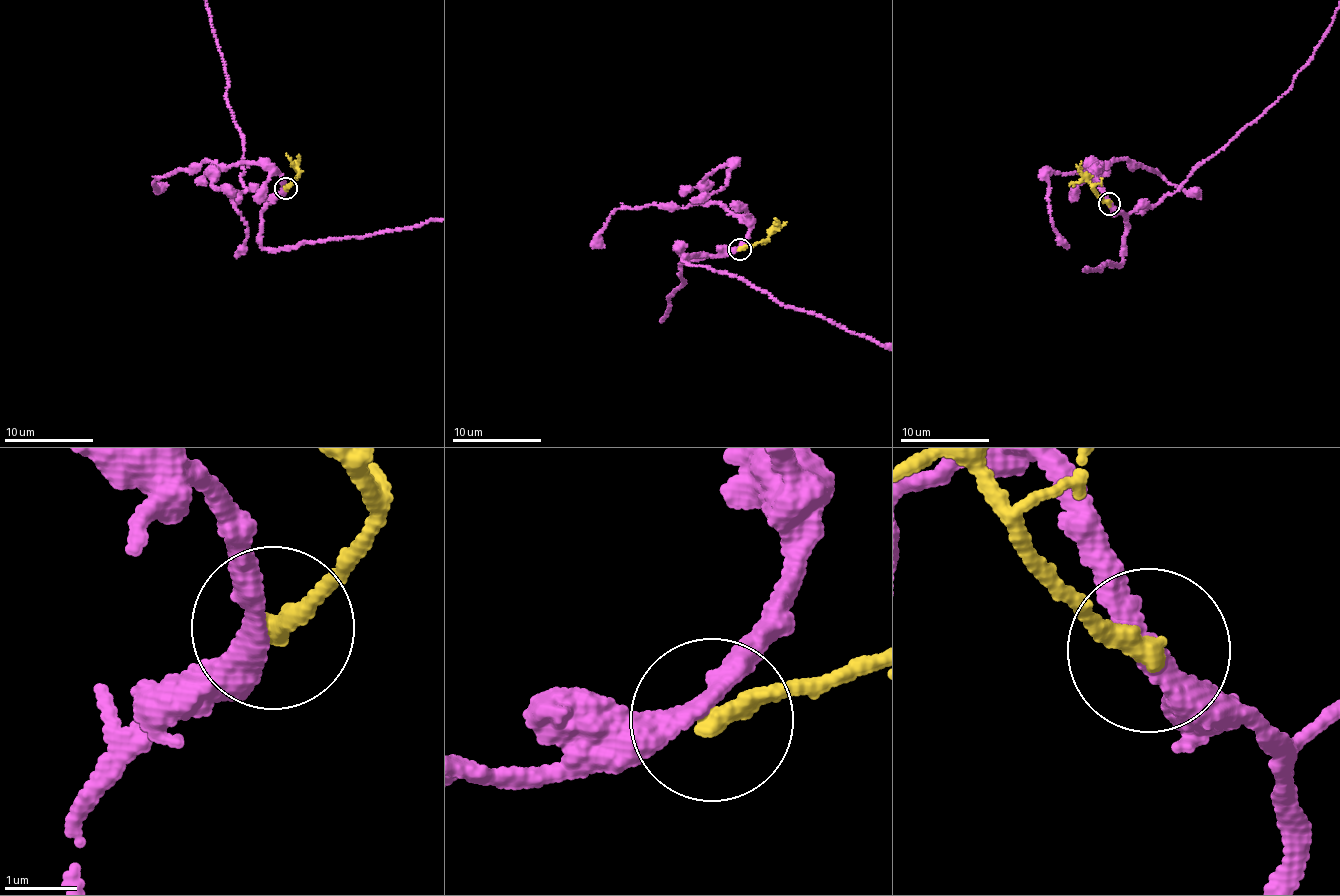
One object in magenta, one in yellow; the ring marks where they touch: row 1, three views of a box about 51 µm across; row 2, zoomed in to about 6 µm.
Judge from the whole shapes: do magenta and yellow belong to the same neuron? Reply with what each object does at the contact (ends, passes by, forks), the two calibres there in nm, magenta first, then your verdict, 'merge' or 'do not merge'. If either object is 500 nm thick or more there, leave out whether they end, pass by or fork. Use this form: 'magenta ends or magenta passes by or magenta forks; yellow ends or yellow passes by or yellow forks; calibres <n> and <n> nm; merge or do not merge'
magenta passes by; yellow ends; calibres 280 and 280 nm; do not merge

